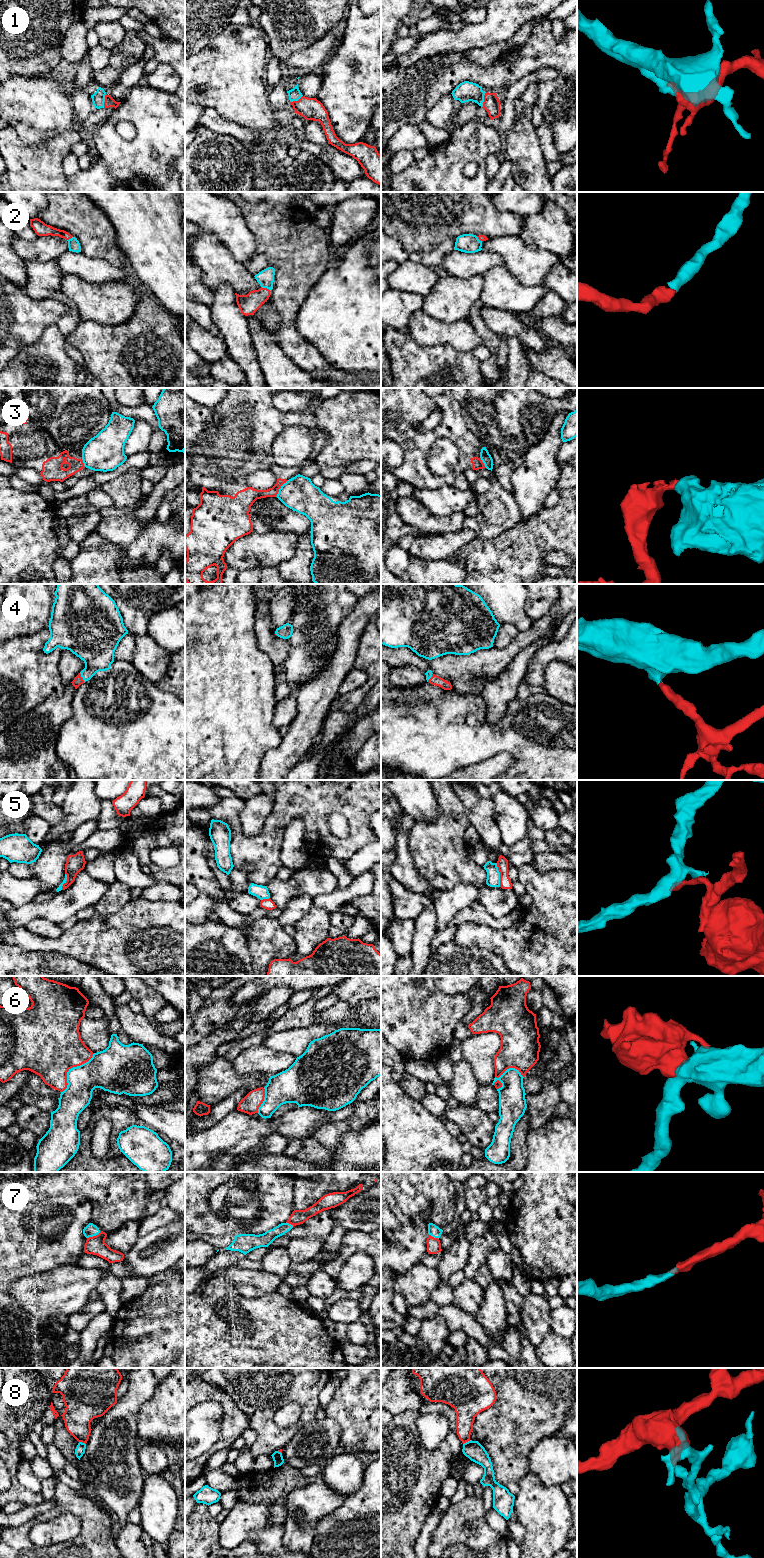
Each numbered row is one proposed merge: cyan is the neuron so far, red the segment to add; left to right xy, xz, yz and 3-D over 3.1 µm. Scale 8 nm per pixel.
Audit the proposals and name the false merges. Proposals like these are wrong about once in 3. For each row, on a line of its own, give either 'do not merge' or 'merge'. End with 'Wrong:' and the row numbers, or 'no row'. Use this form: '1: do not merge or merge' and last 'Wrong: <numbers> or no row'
1: merge
2: merge
3: do not merge
4: merge
5: do not merge
6: do not merge
7: merge
8: do not merge
Wrong: 3, 5, 6, 8

